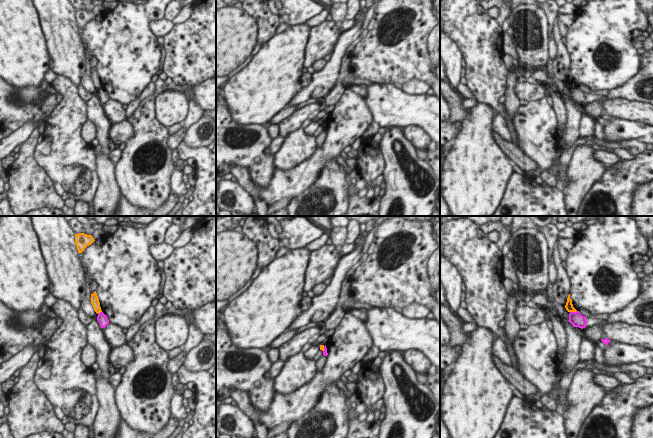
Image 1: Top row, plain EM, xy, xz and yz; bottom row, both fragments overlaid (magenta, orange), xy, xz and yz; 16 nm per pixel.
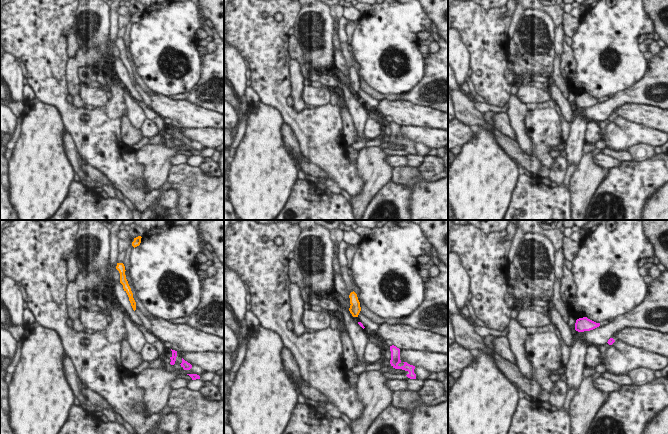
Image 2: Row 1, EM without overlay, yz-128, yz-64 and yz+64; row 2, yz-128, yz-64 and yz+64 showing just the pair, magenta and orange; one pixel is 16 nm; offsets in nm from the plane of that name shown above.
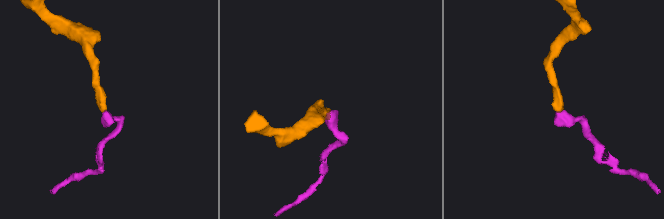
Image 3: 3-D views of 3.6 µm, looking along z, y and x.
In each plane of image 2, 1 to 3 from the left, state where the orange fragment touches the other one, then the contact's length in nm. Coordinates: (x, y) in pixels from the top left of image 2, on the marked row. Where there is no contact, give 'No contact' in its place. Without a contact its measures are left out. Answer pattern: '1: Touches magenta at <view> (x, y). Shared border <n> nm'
1: No contact
2: No contact
3: No contact

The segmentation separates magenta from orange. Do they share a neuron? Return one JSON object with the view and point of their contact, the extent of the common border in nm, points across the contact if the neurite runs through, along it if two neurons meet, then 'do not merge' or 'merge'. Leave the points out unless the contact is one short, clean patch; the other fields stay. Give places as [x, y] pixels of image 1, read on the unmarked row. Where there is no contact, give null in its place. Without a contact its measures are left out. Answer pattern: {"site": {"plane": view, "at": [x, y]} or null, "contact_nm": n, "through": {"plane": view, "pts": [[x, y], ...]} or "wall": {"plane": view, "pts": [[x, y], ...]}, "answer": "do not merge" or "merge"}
{"site": {"plane": "yz", "at": [573, 88]}, "contact_nm": 120, "wall": {"plane": "yz", "pts": [[576, 86], [570, 88]]}, "answer": "do not merge"}

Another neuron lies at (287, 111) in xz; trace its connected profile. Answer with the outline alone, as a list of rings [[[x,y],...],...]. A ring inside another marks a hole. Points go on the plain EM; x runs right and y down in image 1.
[[[293,106],[293,107],[285,107],[283,108],[281,111],[279,111],[278,113],[276,113],[270,120],[269,123],[270,124],[279,124],[281,121],[283,121],[285,118],[287,118],[288,116],[290,116],[292,113],[294,113],[296,111],[296,107],[297,106]]]

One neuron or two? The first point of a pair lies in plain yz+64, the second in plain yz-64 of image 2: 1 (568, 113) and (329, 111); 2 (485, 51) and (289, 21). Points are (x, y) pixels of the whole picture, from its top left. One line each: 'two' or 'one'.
1: two
2: one

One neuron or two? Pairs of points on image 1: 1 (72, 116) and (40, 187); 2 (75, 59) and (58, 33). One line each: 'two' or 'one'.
1: two
2: one

